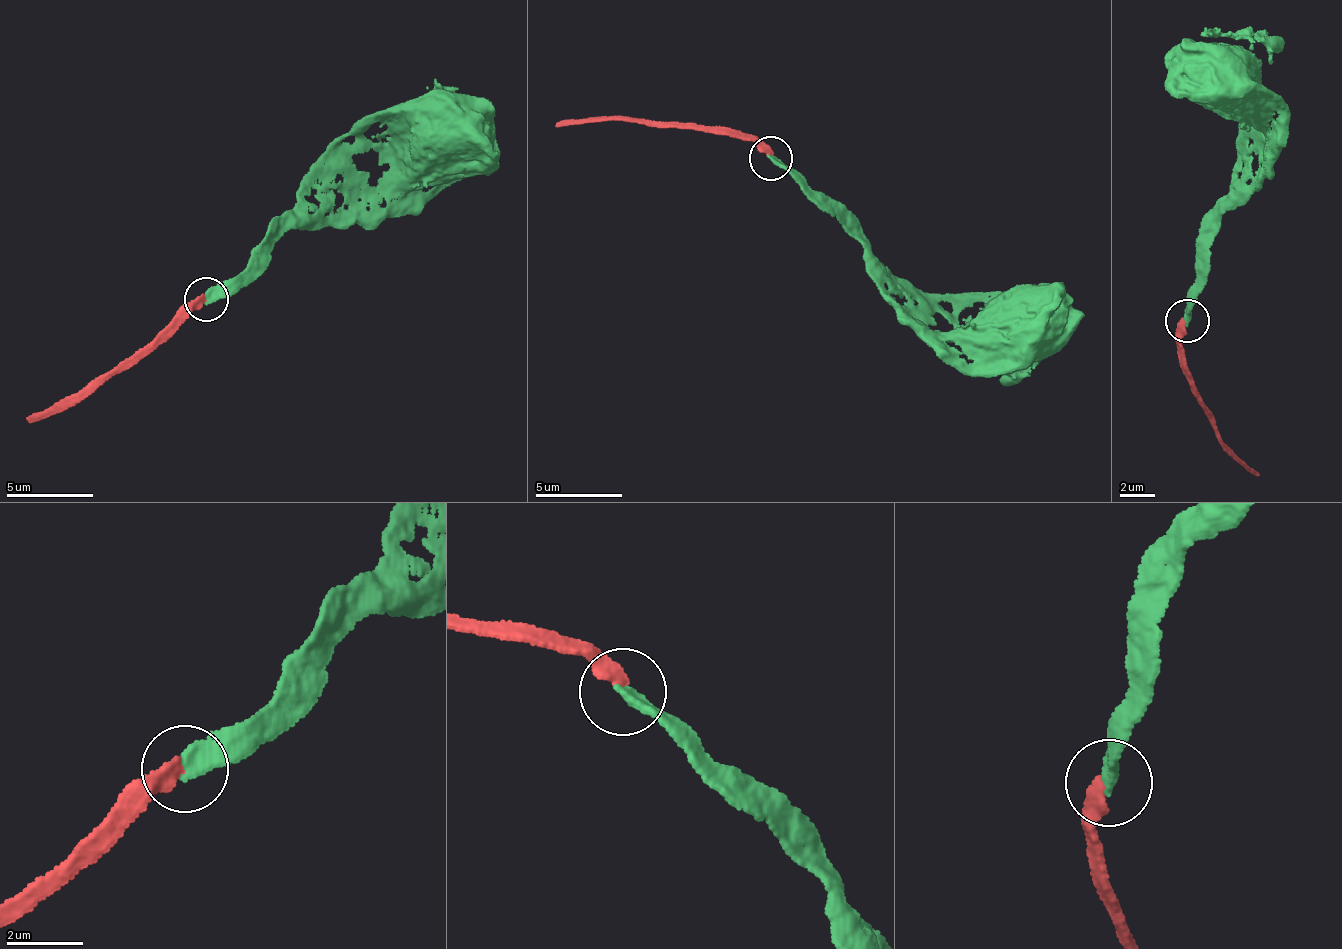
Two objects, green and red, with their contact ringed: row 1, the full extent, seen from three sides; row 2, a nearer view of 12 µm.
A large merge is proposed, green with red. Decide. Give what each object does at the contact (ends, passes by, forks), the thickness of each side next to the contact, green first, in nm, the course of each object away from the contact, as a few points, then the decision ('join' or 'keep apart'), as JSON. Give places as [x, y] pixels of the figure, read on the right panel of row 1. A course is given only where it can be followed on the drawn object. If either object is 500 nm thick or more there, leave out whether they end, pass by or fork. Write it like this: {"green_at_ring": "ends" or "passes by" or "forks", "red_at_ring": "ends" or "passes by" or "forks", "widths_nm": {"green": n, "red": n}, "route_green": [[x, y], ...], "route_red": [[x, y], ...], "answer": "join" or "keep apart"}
{"green_at_ring": "ends", "red_at_ring": "ends", "widths_nm": {"green": 360, "red": 320}, "route_green": [[1187, 321], [1201, 260], [1267, 128], [1233, 65], [1217, 60]], "route_red": [[1187, 321], [1179, 346], [1195, 391], [1229, 449], [1254, 475]], "answer": "join"}

